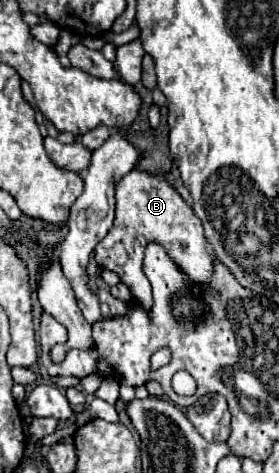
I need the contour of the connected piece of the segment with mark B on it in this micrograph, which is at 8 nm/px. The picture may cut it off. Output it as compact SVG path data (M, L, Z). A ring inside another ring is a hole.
M132 169L116 185L115 218L114 227L96 247L96 259L102 267L108 267L118 273L120 281L132 291L132 297L140 299L140 307L144 307L144 311L152 307L152 287L142 271L142 255L148 243L160 243L168 251L168 255L172 255L172 261L180 267L180 271L184 271L184 275L192 279L192 283L200 283L202 287L204 283L208 283L208 279L212 279L214 255L208 251L202 221L194 215L190 205L178 195L178 191L168 181L160 181L156 179L156 175ZM116 245L122 245L128 255L126 263L122 265L114 263L106 255L106 251L112 251Z

